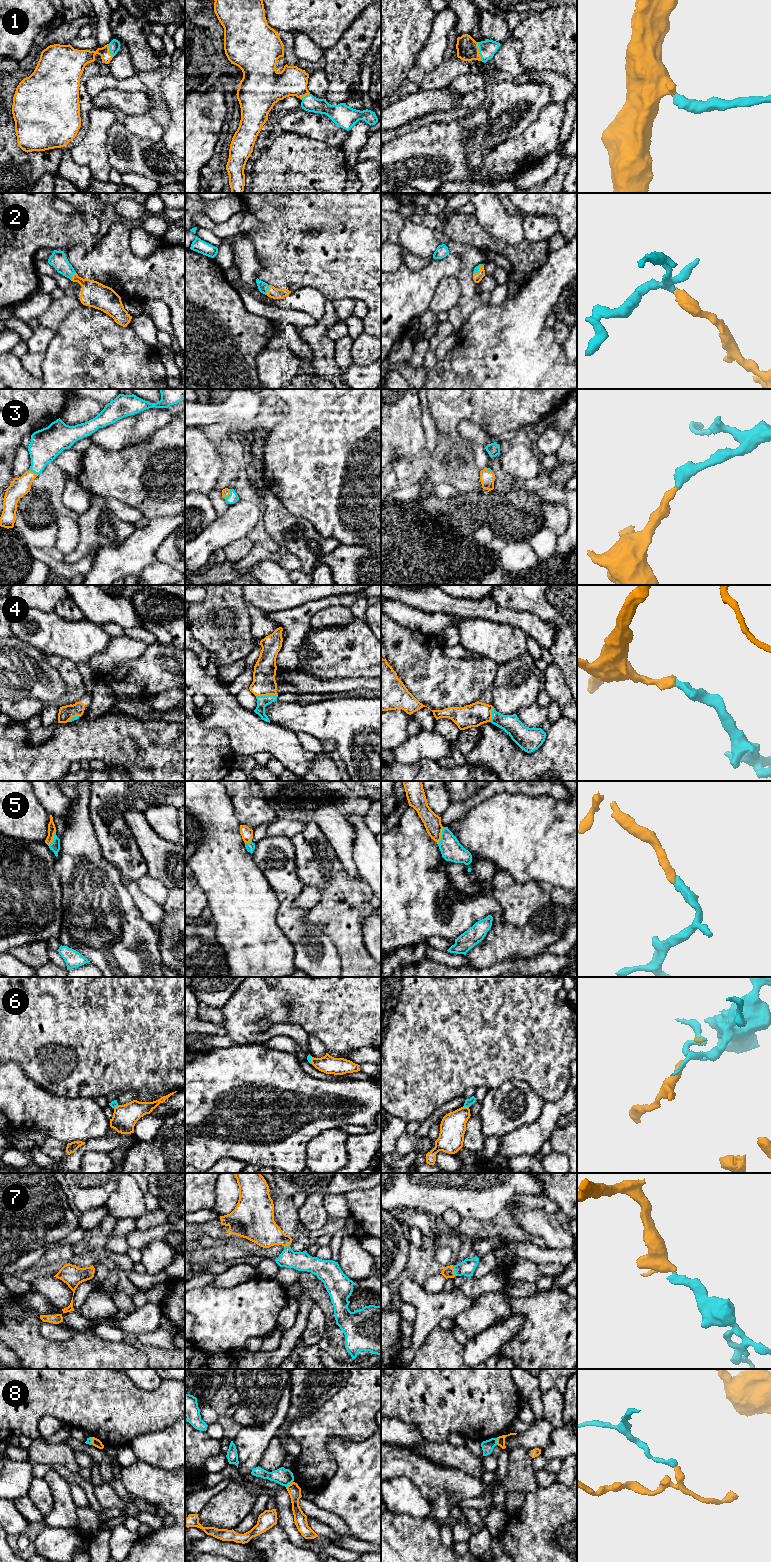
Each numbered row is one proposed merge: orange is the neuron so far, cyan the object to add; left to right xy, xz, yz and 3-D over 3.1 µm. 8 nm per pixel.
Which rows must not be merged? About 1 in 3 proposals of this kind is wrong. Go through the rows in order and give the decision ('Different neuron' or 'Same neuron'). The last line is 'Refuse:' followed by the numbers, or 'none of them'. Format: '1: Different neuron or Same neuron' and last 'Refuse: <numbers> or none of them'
1: Same neuron
2: Same neuron
3: Same neuron
4: Same neuron
5: Same neuron
6: Different neuron
7: Same neuron
8: Different neuron
Refuse: 6, 8

